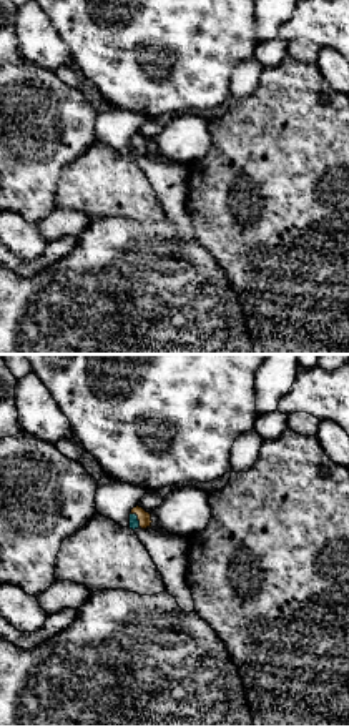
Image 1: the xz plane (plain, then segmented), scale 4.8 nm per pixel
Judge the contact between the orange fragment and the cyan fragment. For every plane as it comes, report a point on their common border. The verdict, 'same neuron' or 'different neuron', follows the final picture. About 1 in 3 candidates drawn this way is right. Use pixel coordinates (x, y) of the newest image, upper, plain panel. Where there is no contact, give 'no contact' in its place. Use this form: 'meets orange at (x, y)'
meets orange at (138, 145)

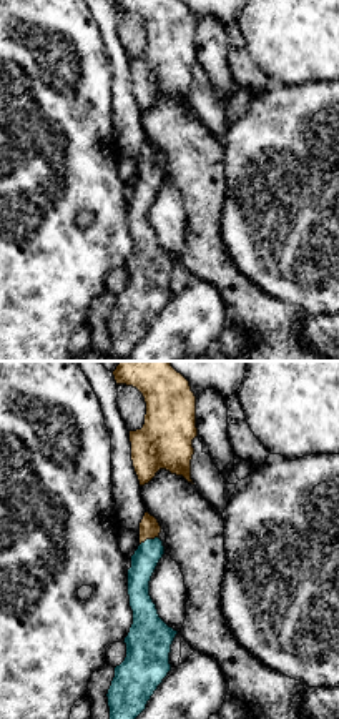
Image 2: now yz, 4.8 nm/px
meets orange at (148, 165)

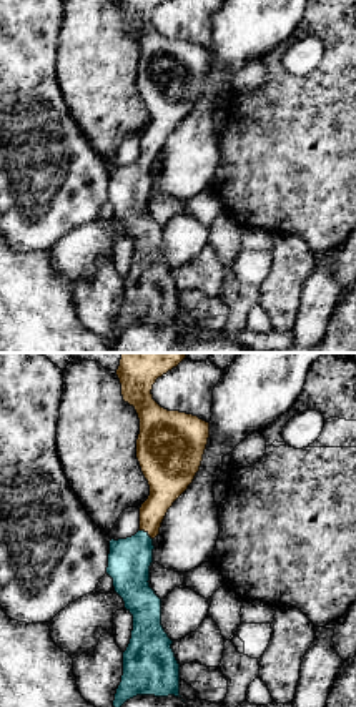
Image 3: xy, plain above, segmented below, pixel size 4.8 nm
meets orange at (145, 158)

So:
same neuron

